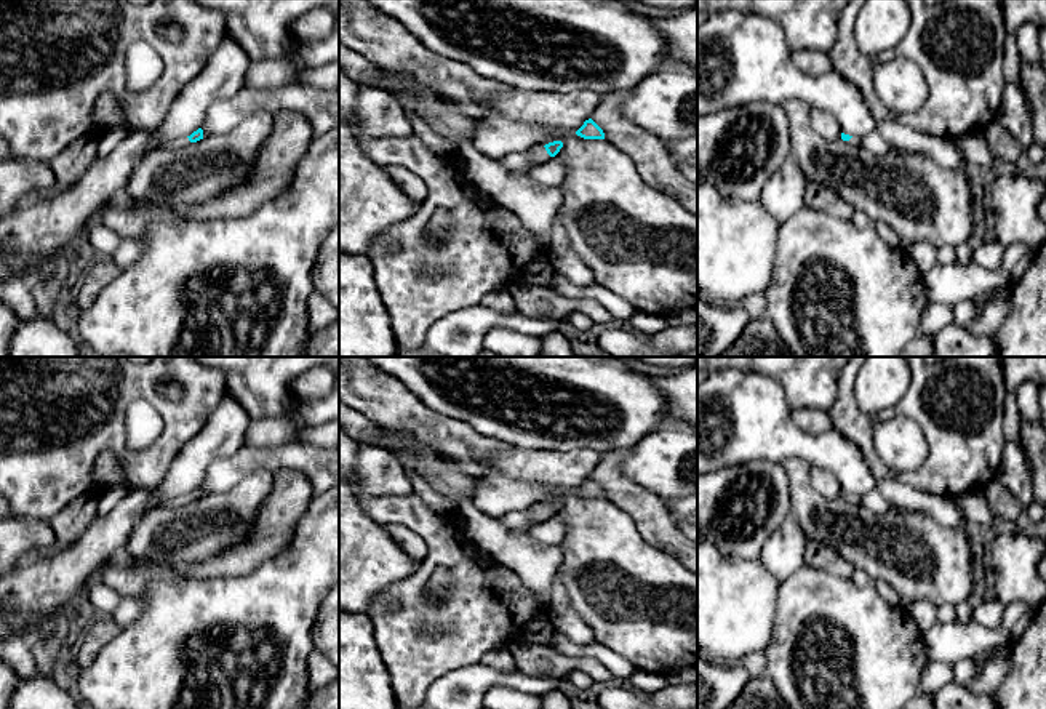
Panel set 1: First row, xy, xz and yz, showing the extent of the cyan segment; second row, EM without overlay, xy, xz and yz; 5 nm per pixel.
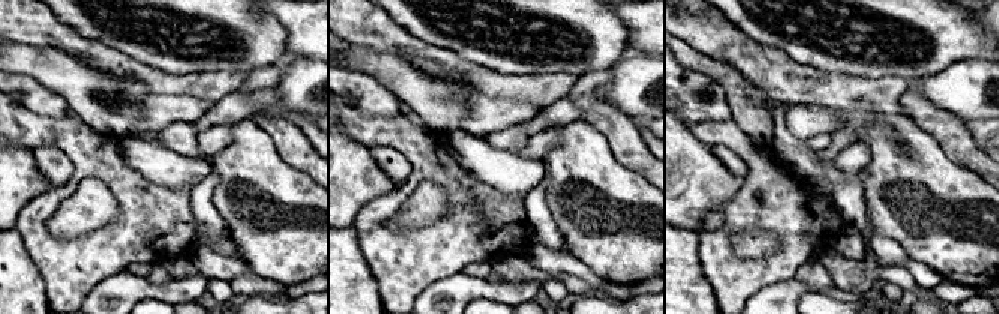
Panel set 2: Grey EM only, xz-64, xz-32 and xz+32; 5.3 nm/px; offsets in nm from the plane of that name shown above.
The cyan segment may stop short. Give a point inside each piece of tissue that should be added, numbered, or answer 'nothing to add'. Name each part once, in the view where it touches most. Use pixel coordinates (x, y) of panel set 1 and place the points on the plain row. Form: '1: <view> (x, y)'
1: xz (538, 512)

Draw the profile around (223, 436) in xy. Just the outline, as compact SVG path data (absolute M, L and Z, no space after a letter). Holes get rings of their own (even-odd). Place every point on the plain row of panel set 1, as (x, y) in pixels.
M224 395L202 431L176 455L154 504L182 498L202 487L211 463L234 456L243 445L253 419L234 395Z

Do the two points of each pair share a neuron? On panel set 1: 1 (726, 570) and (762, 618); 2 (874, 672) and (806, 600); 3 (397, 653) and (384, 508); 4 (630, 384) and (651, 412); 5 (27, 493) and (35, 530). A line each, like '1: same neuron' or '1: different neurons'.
1: same neuron
2: same neuron
3: same neuron
4: same neuron
5: different neurons

